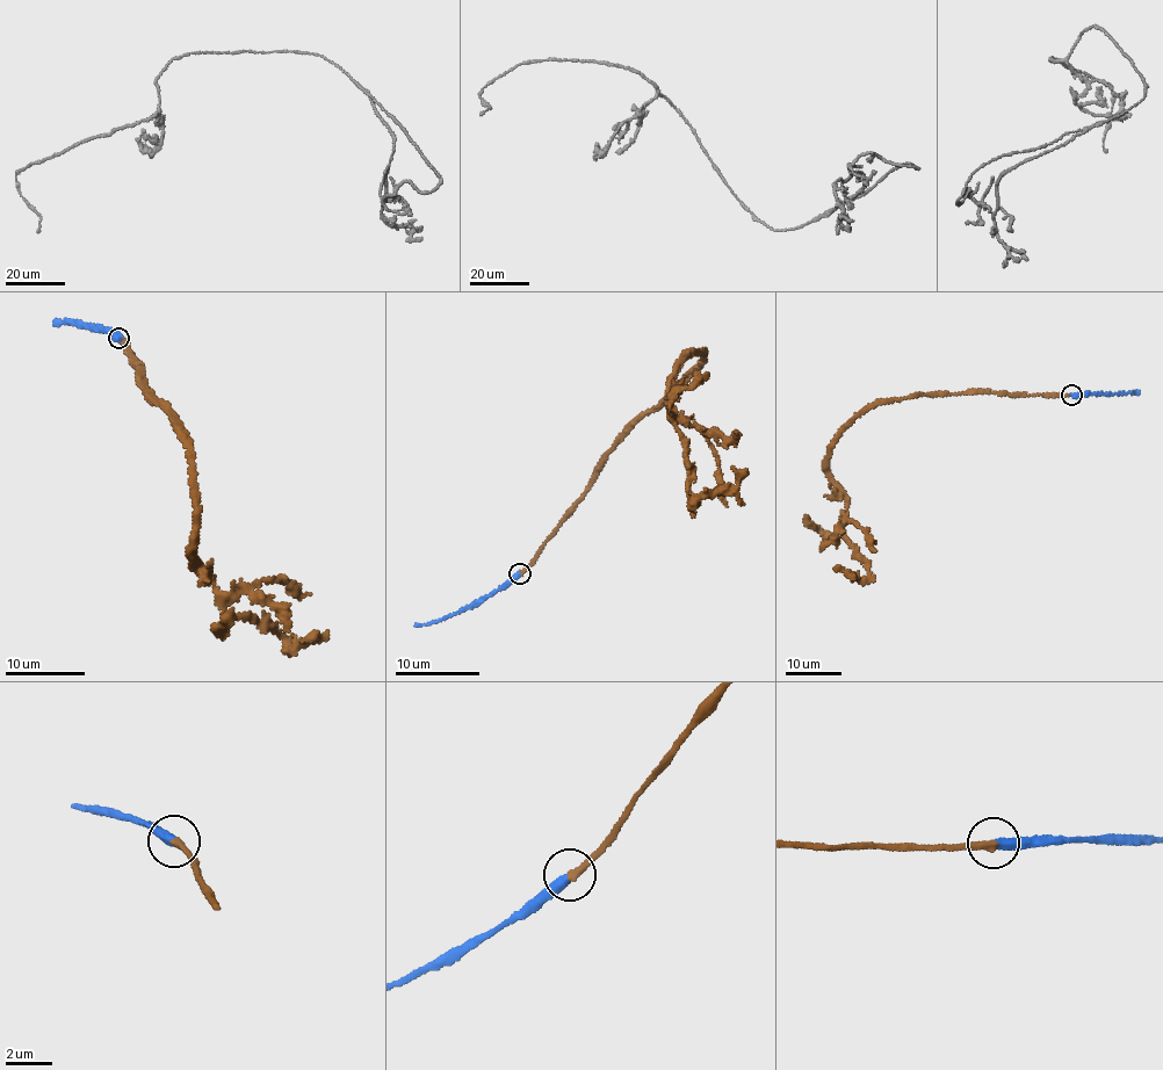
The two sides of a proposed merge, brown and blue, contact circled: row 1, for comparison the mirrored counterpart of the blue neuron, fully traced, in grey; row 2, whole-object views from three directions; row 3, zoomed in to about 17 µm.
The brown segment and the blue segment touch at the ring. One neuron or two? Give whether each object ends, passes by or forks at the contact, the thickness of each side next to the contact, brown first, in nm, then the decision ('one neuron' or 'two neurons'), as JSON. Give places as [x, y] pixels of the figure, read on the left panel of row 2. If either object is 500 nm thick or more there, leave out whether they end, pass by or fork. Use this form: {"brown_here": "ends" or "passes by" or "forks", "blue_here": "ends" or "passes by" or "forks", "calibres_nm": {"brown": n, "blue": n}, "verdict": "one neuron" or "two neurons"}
{"brown_here": "ends", "blue_here": "ends", "calibres_nm": {"brown": 340, "blue": 400}, "verdict": "one neuron"}

